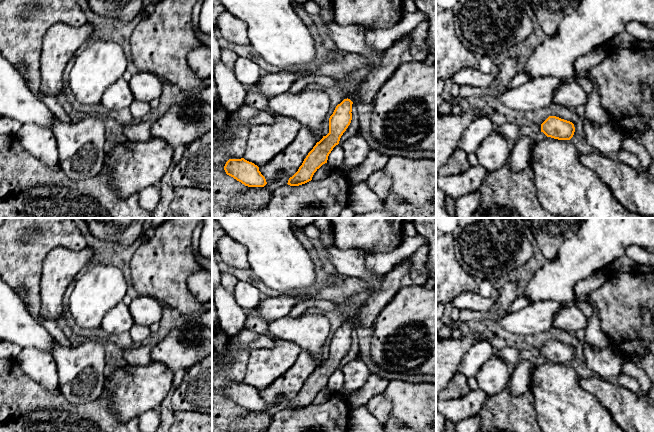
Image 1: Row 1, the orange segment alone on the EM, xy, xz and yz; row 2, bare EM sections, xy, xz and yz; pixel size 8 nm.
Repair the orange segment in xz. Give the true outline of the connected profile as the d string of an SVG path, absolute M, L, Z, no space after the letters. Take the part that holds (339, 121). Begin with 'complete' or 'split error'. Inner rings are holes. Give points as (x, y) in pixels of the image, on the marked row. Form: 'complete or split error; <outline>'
split error; M411 33L395 42L380 63L373 66L366 78L361 81L350 98L338 104L329 118L329 133L316 143L308 153L298 171L289 178L288 185L299 186L312 180L314 173L325 163L333 148L352 120L353 103L373 102L377 92L391 78L398 66L409 59L412 39Z

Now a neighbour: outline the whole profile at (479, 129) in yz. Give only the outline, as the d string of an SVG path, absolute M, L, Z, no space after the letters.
M481 116L469 123L458 140L457 149L466 154L475 153L478 146L494 130L494 124L487 116Z

